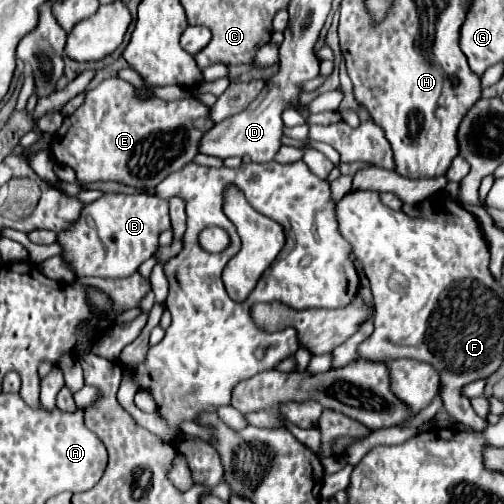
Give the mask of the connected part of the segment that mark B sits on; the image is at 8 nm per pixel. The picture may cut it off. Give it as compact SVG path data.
M110 195L86 205L70 231L58 233L64 259L78 277L130 277L158 249L158 237L170 227L168 201L156 195Z

